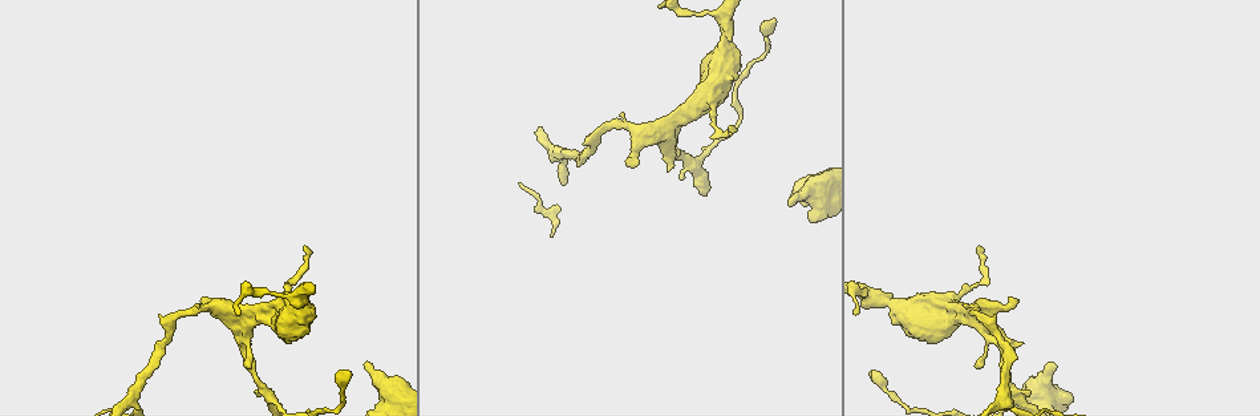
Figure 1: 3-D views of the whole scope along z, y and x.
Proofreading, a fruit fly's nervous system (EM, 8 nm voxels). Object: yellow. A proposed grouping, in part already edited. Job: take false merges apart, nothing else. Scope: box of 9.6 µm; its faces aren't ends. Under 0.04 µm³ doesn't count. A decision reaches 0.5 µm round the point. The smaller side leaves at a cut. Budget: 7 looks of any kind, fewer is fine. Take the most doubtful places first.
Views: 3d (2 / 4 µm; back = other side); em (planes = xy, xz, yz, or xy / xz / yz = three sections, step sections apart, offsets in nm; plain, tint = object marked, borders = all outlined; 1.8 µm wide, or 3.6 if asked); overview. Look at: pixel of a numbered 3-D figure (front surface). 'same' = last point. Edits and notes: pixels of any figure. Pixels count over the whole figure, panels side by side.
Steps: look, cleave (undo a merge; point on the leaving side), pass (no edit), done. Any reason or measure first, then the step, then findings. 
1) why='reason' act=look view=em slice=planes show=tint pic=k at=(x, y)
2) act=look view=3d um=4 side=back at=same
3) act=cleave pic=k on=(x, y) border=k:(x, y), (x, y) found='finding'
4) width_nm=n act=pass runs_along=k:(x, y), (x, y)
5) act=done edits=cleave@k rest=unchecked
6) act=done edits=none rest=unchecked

act=look view=3d um=4 side=back pic=1 at=(726, 24)

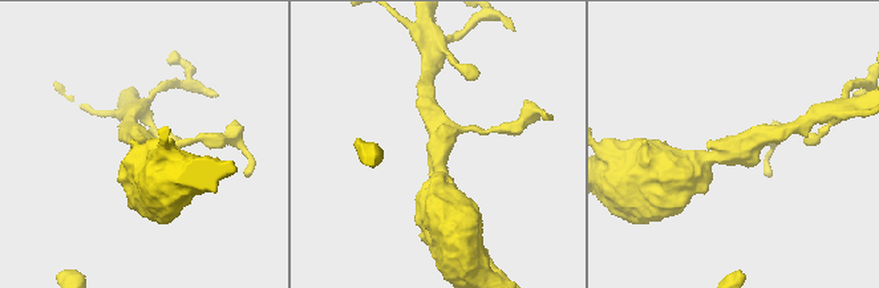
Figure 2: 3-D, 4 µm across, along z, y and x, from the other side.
act=look view=em um=3.6 slice=planes show=tint pic=2 at=(735, 154)

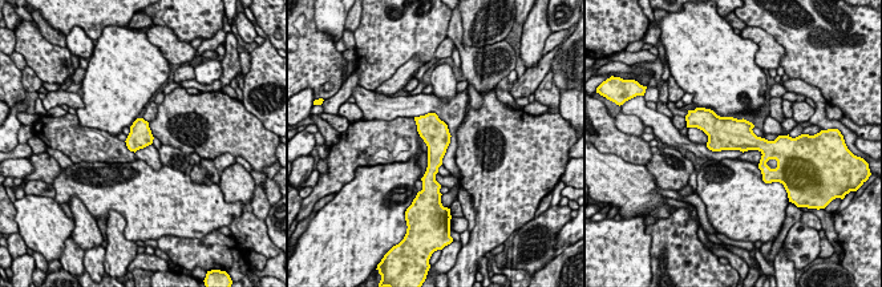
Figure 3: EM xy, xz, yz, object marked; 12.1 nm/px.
width_nm=280 act=pass found='continuous, no second neuron'

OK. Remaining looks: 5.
why='sudden change in width' act=look view=3d um=4 pic=1 at=(1043, 391)

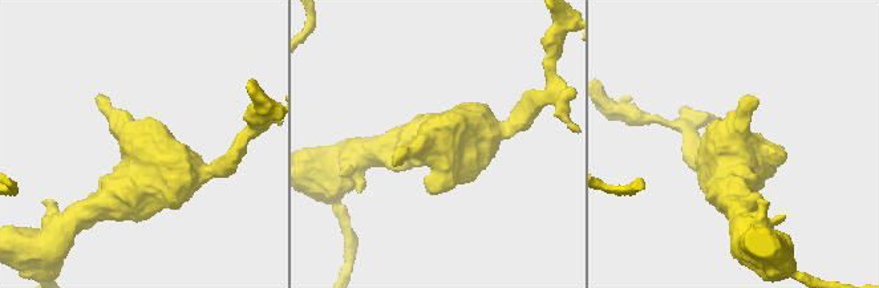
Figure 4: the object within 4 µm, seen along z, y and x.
act=look view=em um=3.6 slice=planes show=tint pic=4 at=(135, 144)

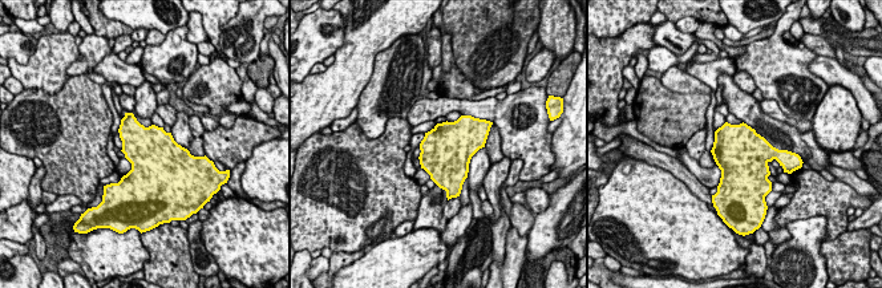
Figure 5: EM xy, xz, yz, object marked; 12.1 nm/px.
act=pass found='one neuron here'

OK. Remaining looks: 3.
why='thick turns thin' act=look view=em slice=planes show=tint pic=1 at=(668, 152)

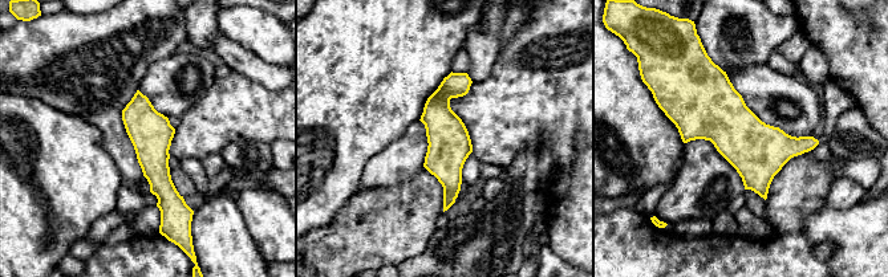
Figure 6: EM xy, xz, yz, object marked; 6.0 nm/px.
act=pass runs_along=6:(463, 76), (444, 96), (446, 204) found='all the same neuron'

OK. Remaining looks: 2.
act=done edits=none rest=unchecked

